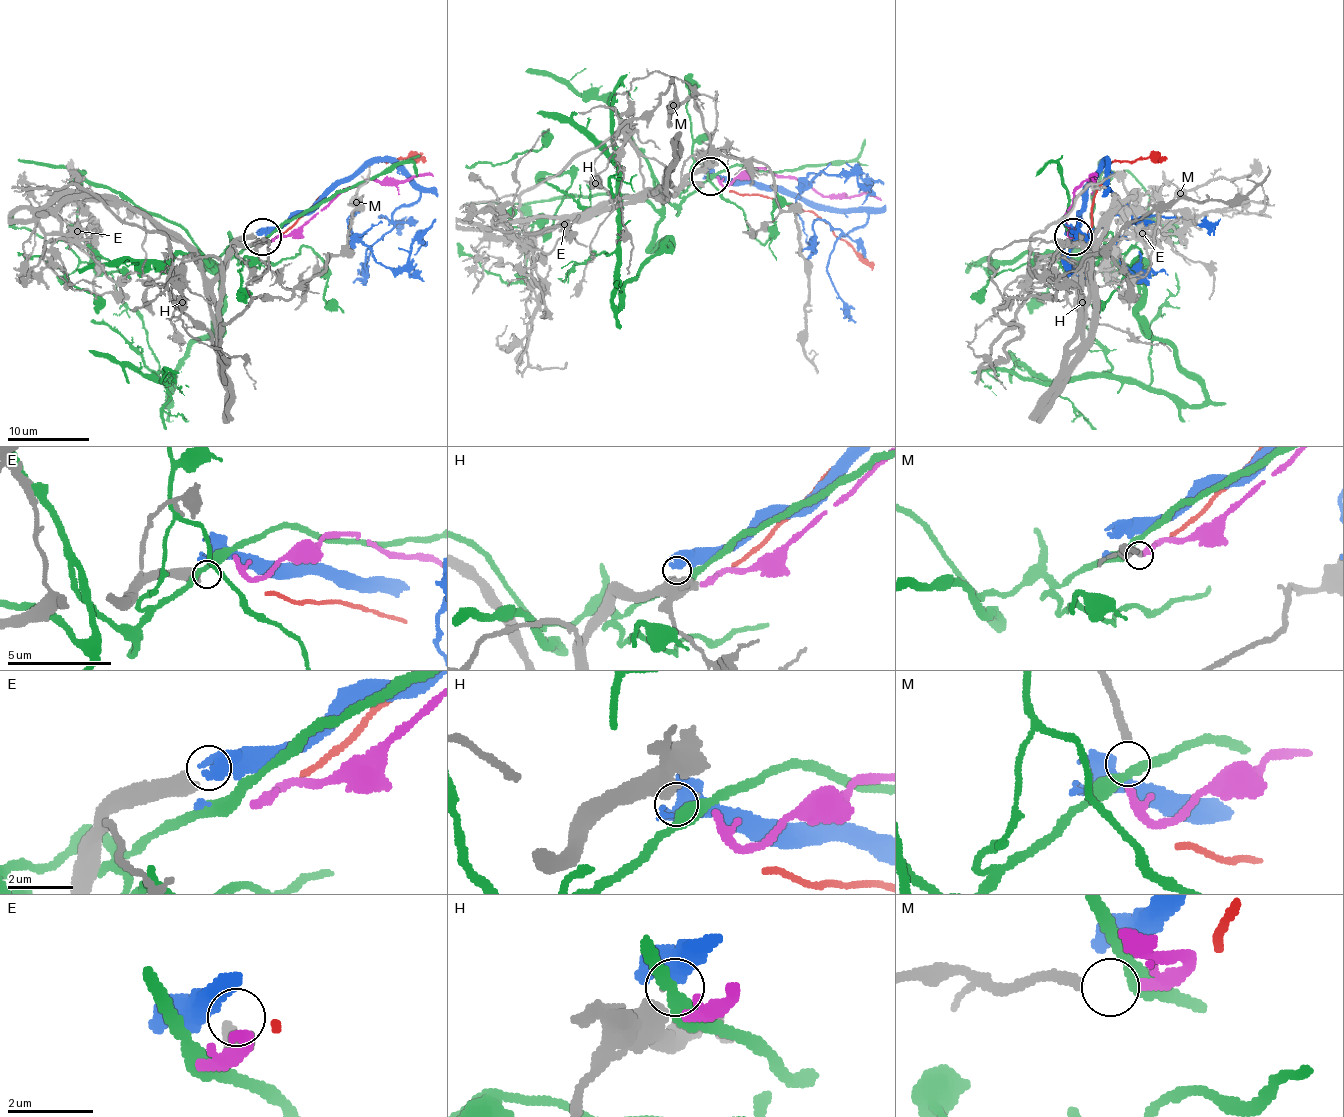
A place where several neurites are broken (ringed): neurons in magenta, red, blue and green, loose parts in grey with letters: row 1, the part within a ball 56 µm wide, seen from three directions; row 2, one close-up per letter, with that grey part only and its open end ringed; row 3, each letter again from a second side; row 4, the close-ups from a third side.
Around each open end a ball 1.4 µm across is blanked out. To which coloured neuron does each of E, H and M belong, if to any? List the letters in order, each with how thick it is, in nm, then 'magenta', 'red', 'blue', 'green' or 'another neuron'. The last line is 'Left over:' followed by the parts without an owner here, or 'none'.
E: 550 nm thick; another neuron
H: 460 nm thick; blue
M: 260 nm thick; magenta
Left over: E

